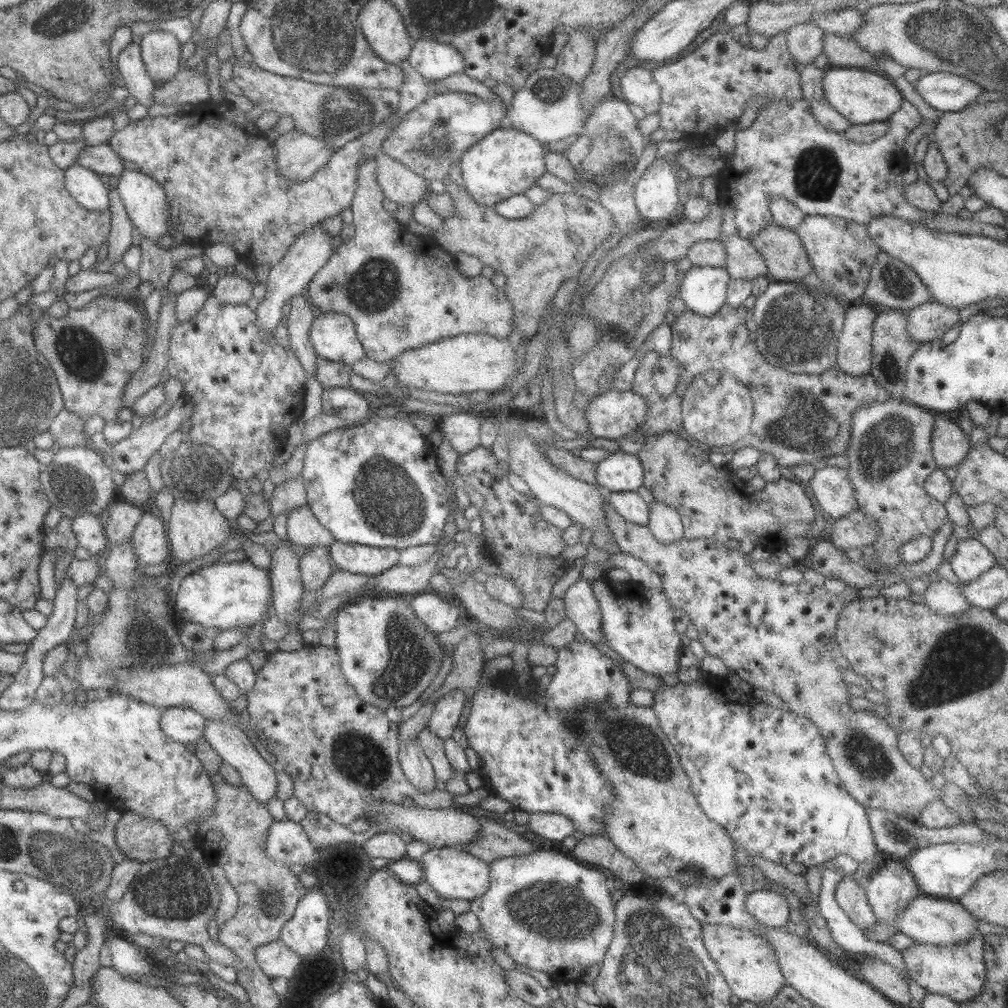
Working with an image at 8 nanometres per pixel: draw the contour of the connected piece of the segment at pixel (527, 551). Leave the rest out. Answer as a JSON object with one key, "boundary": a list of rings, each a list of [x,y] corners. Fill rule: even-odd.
{"boundary":[[[479,445],[471,452],[458,455],[456,472],[484,498],[480,519],[484,529],[482,536],[487,534],[493,541],[490,546],[493,554],[491,561],[499,568],[501,576],[515,585],[515,589],[523,596],[523,608],[543,612],[551,600],[551,589],[556,579],[539,569],[539,558],[558,556],[566,547],[561,538],[562,530],[540,515],[540,502],[533,495],[517,492],[509,485],[498,463],[490,449]]]}

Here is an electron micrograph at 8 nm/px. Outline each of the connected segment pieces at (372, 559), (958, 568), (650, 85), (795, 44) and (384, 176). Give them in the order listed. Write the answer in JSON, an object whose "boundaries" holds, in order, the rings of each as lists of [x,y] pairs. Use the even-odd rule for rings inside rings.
{"boundaries":[[[[335,541],[329,548],[330,559],[338,570],[375,576],[397,565],[396,548],[377,548],[363,544],[343,544]]],[[[975,537],[957,541],[948,562],[962,585],[975,582],[996,564],[994,556]]],[[[644,65],[627,69],[620,78],[619,88],[627,104],[640,106],[646,115],[658,113],[660,86],[654,81],[652,71]]],[[[809,22],[794,24],[786,30],[786,47],[799,66],[811,64],[821,54],[823,33]]],[[[377,154],[374,160],[375,176],[384,198],[398,206],[414,206],[427,196],[428,184],[421,176],[386,155]]]]}

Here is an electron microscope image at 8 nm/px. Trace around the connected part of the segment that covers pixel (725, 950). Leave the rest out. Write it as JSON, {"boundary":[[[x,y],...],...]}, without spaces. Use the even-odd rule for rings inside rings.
{"boundary":[[[701,924],[701,940],[717,970],[740,1001],[762,1003],[772,999],[786,984],[771,947],[756,930],[733,928],[724,924]]]}

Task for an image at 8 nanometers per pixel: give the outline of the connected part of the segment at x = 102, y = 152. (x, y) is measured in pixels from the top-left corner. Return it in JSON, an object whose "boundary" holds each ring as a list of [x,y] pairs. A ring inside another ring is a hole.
{"boundary":[[[109,144],[86,145],[75,162],[78,166],[87,168],[99,176],[118,178],[125,170],[122,159],[113,152]]]}

